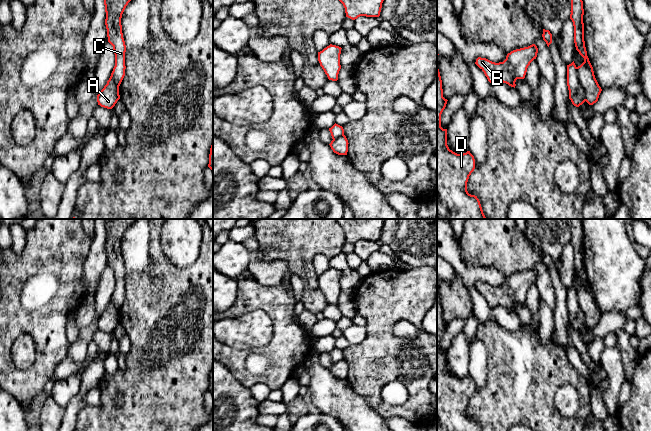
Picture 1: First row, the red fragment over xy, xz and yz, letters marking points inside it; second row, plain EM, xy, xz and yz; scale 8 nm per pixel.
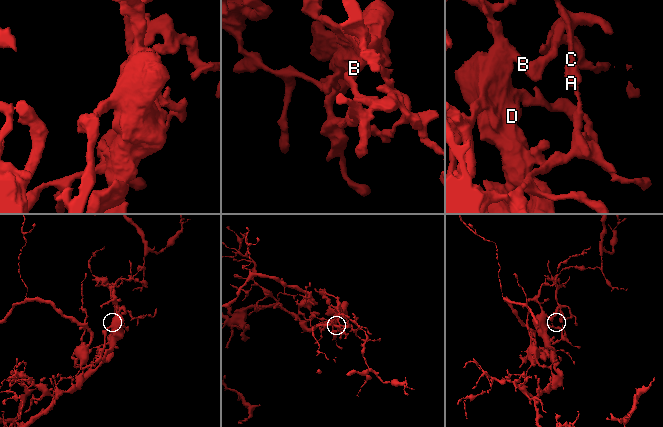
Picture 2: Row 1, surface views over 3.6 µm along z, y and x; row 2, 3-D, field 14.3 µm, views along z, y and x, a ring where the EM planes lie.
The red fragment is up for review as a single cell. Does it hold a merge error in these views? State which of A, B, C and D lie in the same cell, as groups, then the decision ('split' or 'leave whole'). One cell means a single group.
groups A / B C D; split

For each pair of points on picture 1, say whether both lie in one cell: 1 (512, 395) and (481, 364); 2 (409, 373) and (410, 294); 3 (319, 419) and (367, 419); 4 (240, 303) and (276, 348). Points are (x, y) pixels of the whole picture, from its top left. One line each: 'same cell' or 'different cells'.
1: different cells
2: same cell
3: different cells
4: same cell

